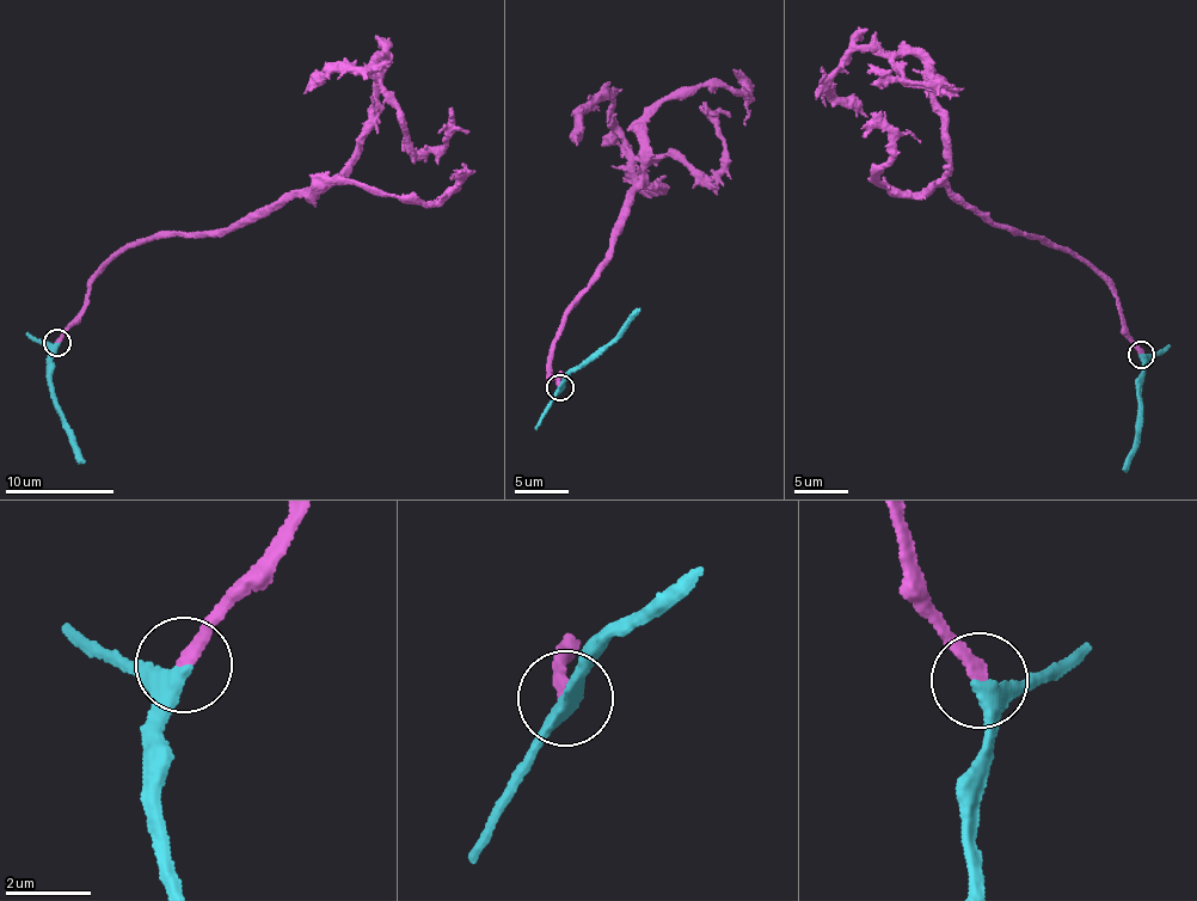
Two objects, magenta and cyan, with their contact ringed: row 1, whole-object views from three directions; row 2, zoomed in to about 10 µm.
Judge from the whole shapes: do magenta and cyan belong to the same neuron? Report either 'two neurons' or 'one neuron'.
one neuron

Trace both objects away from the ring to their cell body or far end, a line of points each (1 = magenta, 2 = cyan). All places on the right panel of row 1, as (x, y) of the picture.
1: (1141, 353), (1082, 259), (952, 197), (930, 74), (914, 55), (894, 59), (903, 77), (940, 83), (869, 63)
2: (1141, 355), (1143, 368), (1135, 452), (1124, 470)

